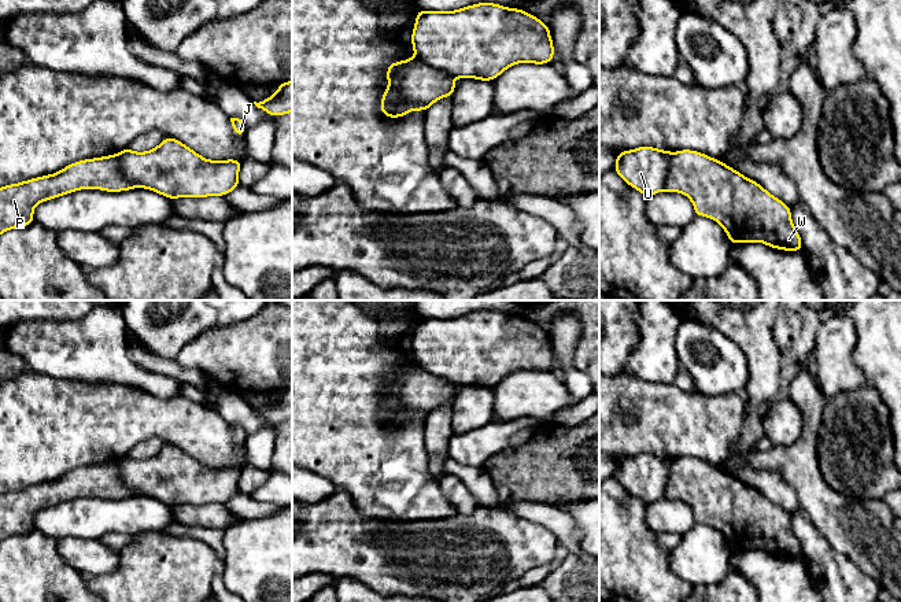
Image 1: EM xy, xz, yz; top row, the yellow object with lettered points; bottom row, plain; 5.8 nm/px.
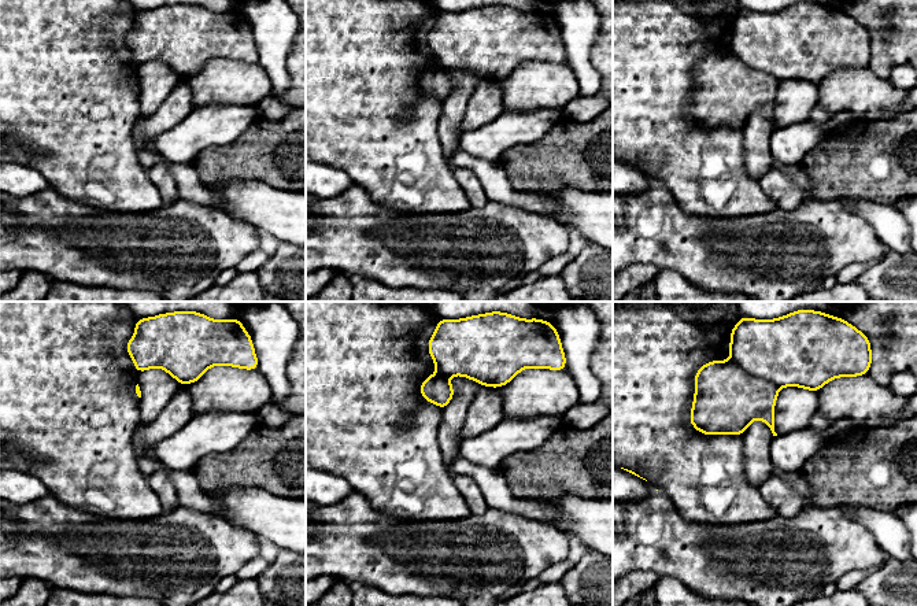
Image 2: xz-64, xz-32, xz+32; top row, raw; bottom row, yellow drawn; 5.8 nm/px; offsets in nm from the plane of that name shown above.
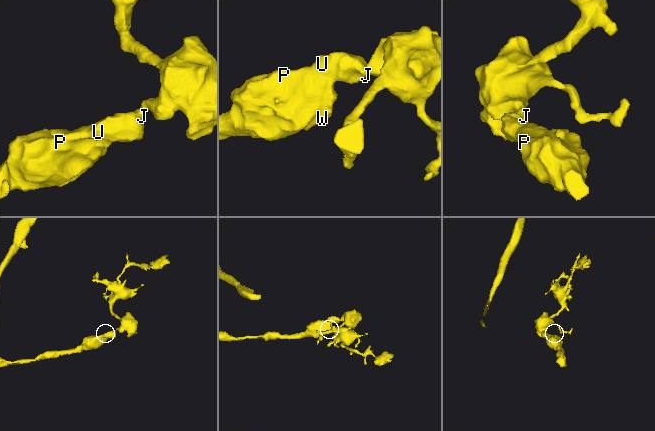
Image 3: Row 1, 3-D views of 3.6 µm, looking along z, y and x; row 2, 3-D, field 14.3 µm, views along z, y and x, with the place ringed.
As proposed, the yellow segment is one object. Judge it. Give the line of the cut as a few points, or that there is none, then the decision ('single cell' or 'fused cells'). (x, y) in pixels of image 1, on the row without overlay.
cut yz (671, 461), (663, 497); fused cells

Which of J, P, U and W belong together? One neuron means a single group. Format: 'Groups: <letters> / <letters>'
Groups: J U / P W

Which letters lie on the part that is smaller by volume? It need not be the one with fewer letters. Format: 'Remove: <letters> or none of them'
Remove: J, U

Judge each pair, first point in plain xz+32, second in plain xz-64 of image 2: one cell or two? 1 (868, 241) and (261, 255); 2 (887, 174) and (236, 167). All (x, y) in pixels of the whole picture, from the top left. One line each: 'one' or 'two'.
1: two
2: one

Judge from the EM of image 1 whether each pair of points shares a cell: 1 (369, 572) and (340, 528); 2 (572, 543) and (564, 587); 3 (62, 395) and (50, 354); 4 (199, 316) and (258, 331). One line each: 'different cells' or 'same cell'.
1: same cell
2: different cells
3: different cells
4: different cells

